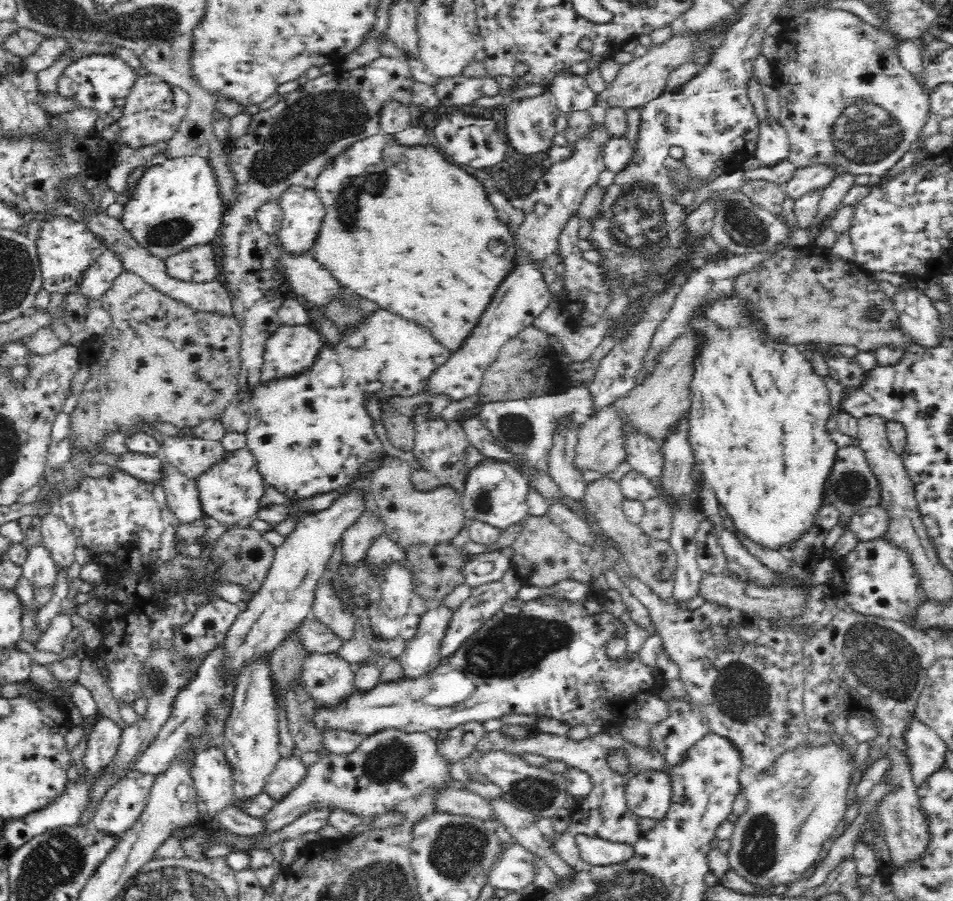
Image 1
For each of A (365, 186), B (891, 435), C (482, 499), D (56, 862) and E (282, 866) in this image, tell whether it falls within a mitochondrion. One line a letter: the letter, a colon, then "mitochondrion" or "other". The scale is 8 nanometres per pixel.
A: mitochondrion
B: other
C: mitochondrion
D: mitochondrion
E: other

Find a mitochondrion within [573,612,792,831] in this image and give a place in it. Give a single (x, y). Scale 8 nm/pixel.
(740, 695)

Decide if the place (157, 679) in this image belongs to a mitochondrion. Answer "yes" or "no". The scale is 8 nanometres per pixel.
yes

